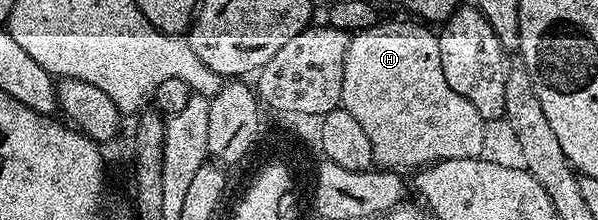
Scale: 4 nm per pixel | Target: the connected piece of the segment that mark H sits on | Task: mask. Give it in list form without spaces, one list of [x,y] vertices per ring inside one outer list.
[[[382,26],[364,29],[350,37],[348,54],[344,58],[344,90],[341,107],[346,108],[360,122],[368,142],[372,142],[374,159],[386,170],[417,170],[441,160],[478,158],[486,144],[486,128],[480,110],[460,98],[444,78],[440,66],[438,37],[432,31],[410,28],[407,32],[385,32]]]

